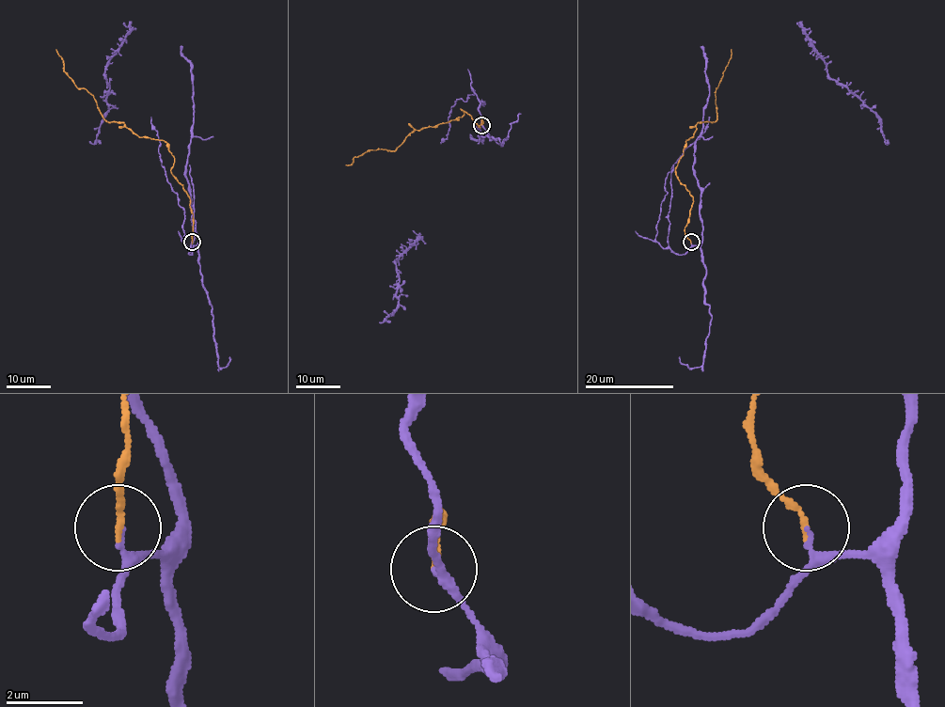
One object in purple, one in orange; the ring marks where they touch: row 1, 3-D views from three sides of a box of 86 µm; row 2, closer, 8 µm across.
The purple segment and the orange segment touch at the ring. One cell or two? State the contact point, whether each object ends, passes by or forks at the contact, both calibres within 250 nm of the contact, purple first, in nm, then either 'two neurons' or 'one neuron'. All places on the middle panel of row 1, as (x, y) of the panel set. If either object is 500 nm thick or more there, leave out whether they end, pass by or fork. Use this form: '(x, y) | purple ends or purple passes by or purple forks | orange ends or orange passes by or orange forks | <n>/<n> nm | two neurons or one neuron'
(481, 125) | purple passes by | orange ends | 120/180 nm | one neuron

